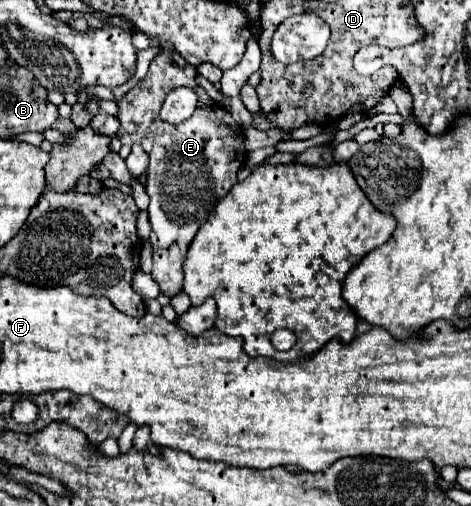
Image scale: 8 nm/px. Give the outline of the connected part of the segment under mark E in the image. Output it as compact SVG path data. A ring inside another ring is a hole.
M168 49L153 59L146 79L130 89L118 103L118 137L122 145L138 143L150 157L146 191L150 195L152 279L168 297L182 291L182 261L186 251L208 213L236 183L236 173L246 159L242 127L224 107L208 97L208 93L196 83L196 75L196 67L186 63L176 51ZM174 87L190 87L200 99L196 113L182 125L164 123L158 115L166 95Z

